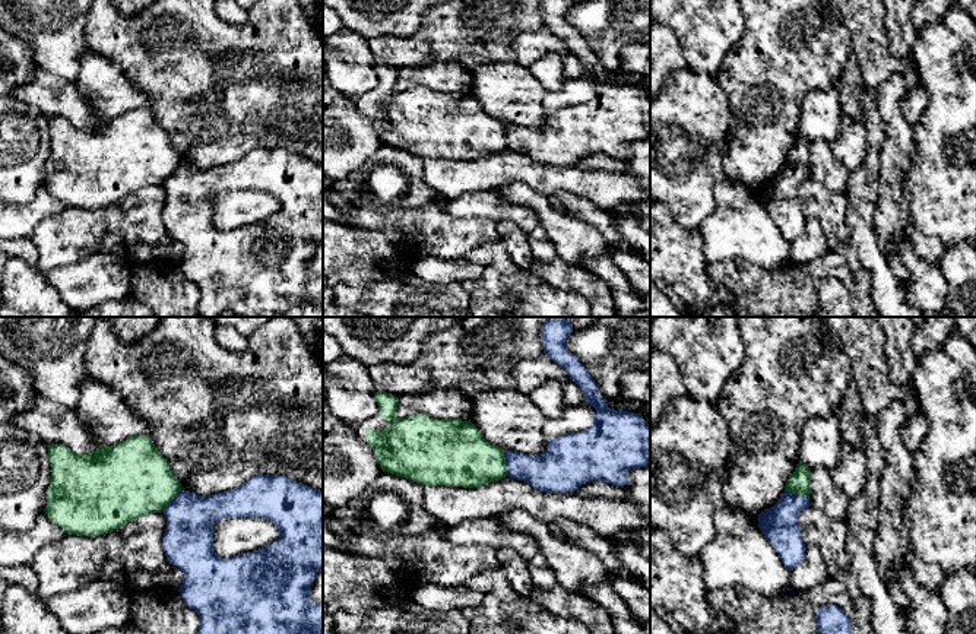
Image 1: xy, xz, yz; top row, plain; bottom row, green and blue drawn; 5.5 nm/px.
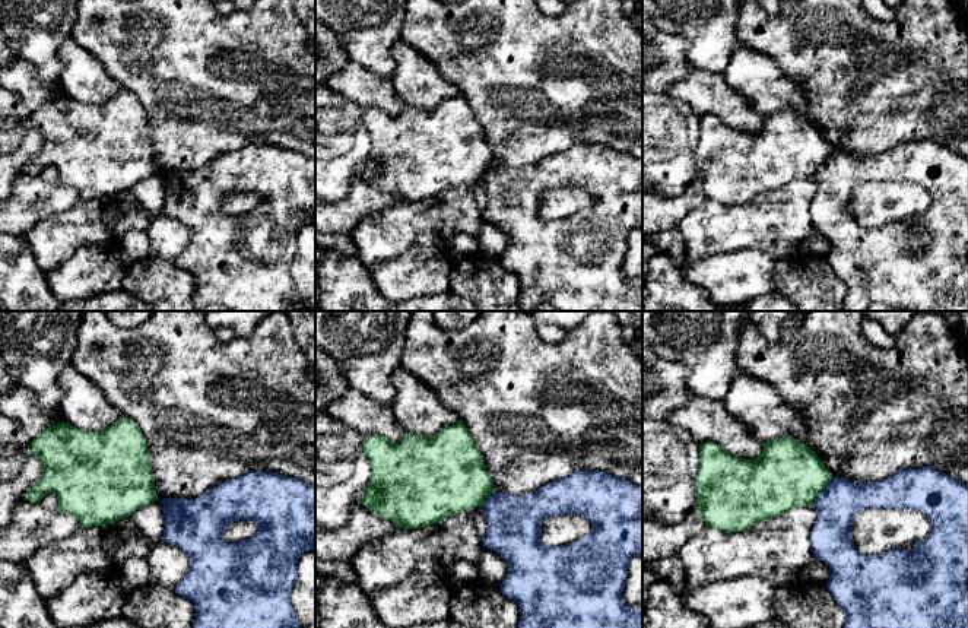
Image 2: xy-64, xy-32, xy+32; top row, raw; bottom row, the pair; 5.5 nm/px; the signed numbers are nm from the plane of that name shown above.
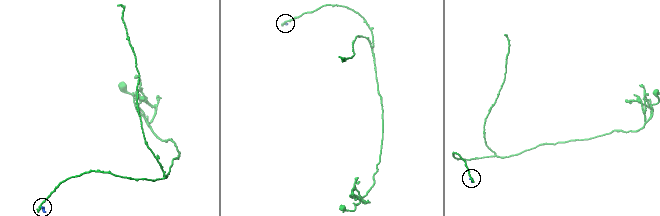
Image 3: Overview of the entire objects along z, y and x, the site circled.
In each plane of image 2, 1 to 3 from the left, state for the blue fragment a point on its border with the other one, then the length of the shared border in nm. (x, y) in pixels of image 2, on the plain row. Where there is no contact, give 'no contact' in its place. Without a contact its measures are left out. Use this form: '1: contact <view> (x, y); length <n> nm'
1: no contact
2: contact xy-32 (486, 170); length 110 nm
3: contact xy+32 (821, 164); length 200 nm

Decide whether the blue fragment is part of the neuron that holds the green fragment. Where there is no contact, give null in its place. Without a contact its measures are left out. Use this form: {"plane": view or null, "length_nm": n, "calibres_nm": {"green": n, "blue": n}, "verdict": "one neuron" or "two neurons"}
{"plane": "xz", "length_nm": 150, "calibres_nm": {"green": 320, "blue": 220}, "verdict": "two neurons"}

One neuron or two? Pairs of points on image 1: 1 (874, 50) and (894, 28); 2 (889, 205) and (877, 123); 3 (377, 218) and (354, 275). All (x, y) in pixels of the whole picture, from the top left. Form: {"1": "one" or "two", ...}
{"1": "two", "2": "two", "3": "two"}

